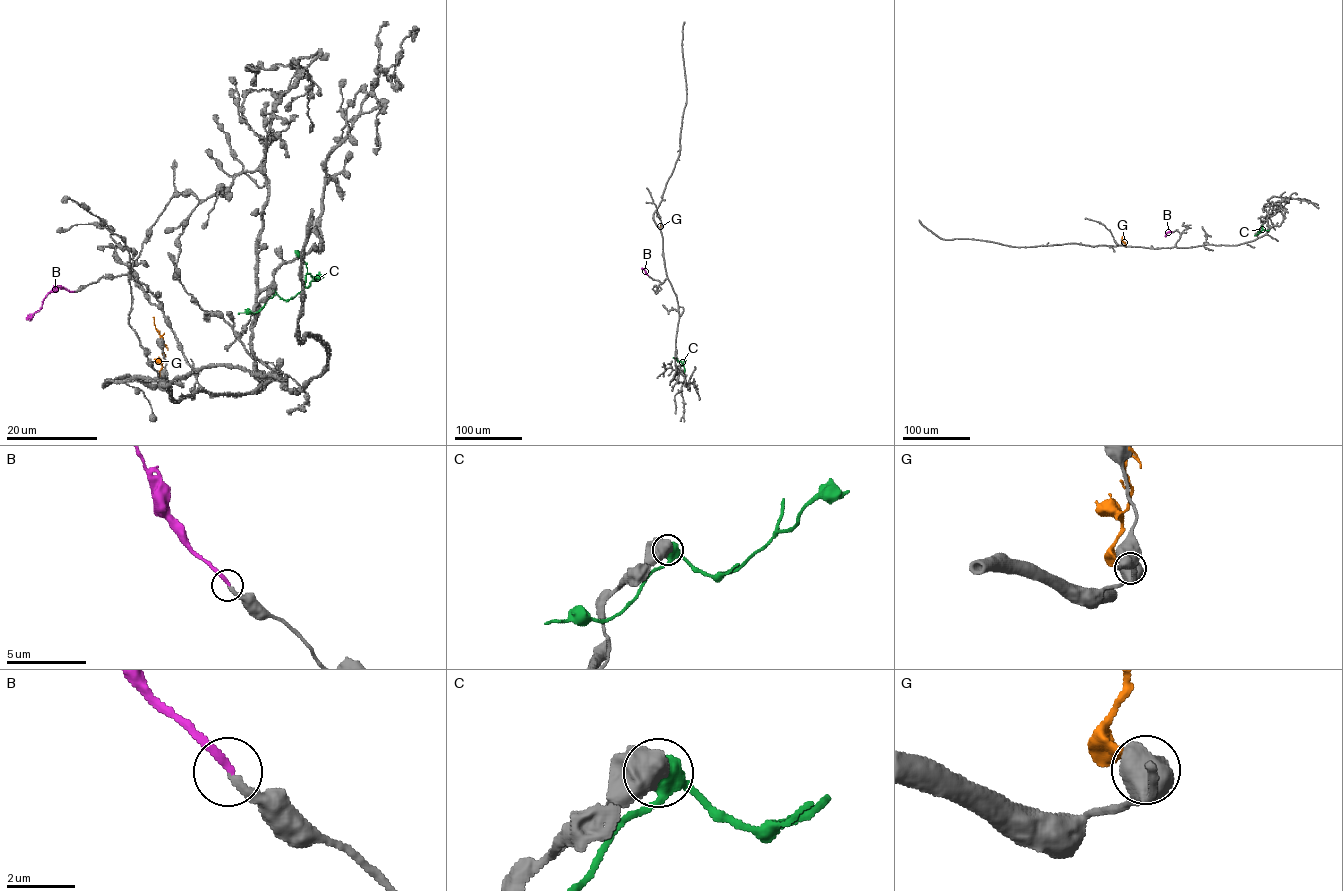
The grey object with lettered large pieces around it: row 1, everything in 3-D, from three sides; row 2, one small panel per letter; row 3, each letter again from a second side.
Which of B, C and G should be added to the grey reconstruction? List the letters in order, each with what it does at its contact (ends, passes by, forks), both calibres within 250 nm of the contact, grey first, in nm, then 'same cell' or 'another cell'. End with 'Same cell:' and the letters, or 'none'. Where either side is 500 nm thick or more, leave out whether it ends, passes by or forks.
B: it ends | 240/200 nm | same cell
C: 750/550 nm | another cell
G: 650/260 nm | another cell
Same cell: B

